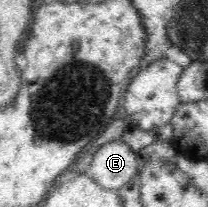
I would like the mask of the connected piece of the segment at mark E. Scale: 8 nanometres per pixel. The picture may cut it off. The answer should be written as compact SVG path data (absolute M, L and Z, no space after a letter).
M123 138L104 143L93 155L89 173L100 187L118 190L136 175L137 157Z

